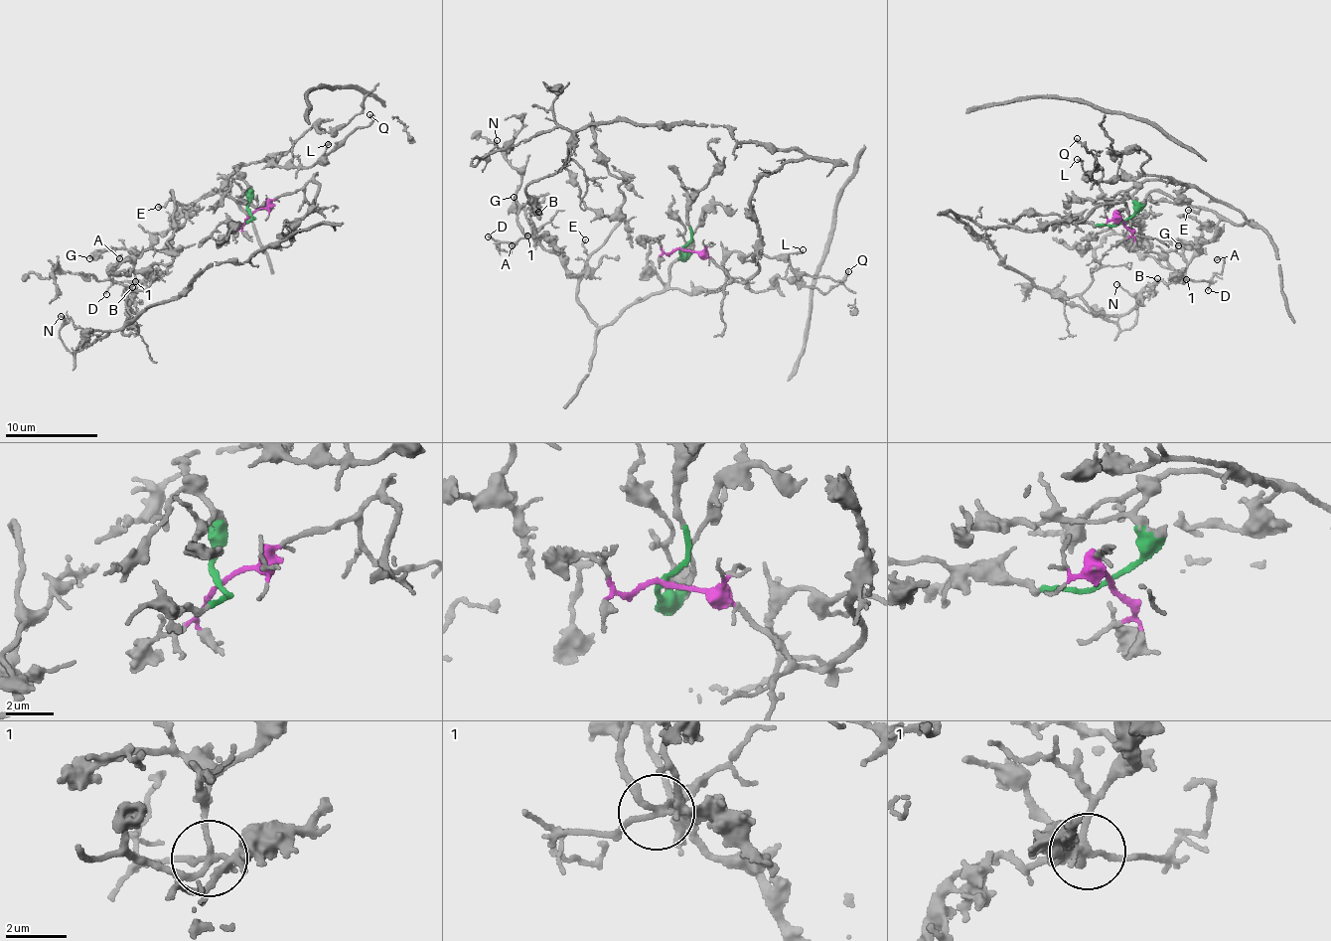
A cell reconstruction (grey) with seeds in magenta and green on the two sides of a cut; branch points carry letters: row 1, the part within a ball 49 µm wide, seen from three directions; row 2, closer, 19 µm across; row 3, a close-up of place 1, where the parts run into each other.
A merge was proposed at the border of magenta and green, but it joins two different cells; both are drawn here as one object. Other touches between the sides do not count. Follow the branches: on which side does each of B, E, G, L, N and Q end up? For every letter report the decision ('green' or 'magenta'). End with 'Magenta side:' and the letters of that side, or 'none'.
B: magenta
E: green
G: green
L: green
N: magenta
Q: green
Magenta side: B, N

